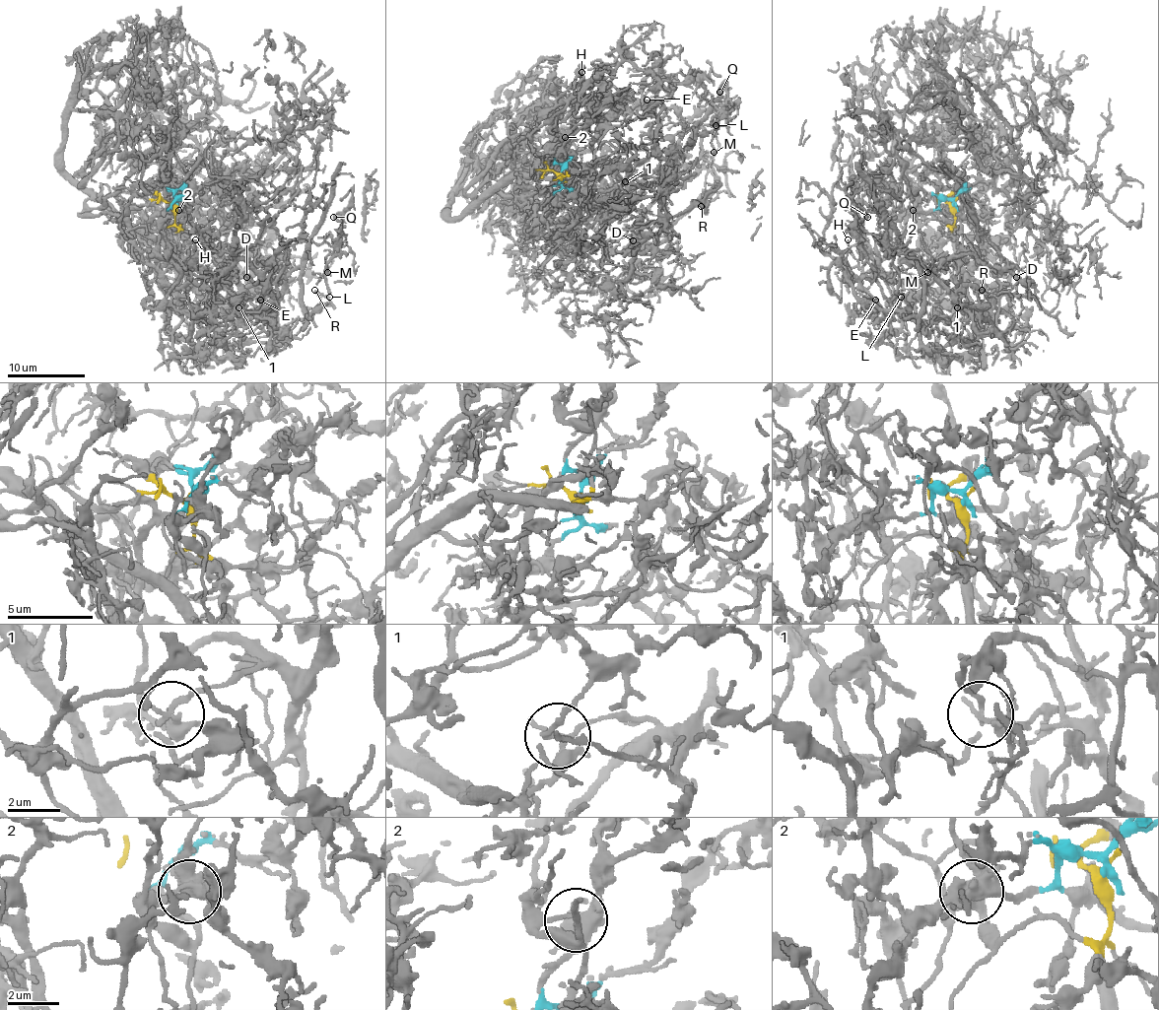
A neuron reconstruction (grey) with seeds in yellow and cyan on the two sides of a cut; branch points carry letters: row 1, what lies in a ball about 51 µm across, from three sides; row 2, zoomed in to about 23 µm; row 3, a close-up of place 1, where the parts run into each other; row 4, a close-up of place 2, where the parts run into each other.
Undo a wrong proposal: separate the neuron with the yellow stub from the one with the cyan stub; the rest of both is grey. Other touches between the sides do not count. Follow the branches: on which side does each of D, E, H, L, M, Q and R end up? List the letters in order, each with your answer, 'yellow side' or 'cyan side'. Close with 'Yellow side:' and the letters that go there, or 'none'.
D: yellow side
E: yellow side
H: cyan side
L: yellow side
M: yellow side
Q: yellow side
R: yellow side
Yellow side: D, E, L, M, Q, R

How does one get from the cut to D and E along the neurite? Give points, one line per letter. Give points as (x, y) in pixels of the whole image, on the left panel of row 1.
D: (174, 204), (174, 222), (200, 234), (233, 292), (260, 286), (272, 296), (278, 332), (246, 276)
E: (174, 204), (174, 222), (200, 234), (235, 294), (266, 292), (235, 312), (244, 326), (268, 318), (260, 300)

